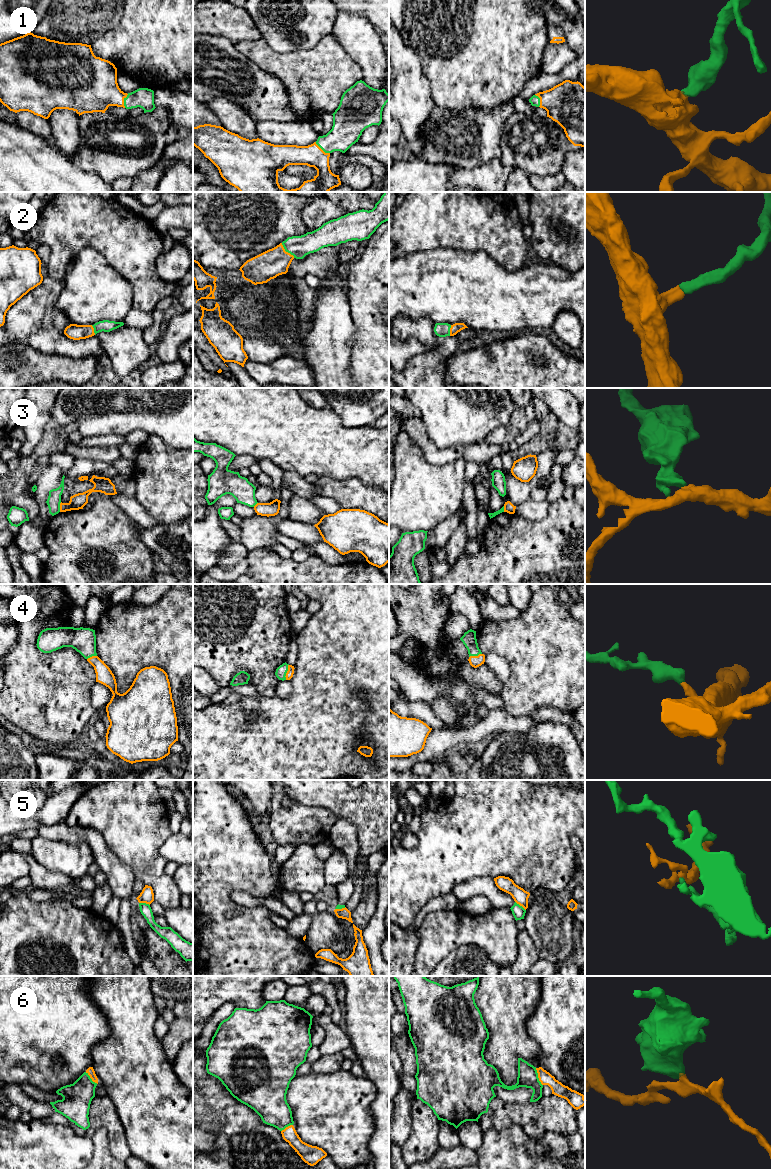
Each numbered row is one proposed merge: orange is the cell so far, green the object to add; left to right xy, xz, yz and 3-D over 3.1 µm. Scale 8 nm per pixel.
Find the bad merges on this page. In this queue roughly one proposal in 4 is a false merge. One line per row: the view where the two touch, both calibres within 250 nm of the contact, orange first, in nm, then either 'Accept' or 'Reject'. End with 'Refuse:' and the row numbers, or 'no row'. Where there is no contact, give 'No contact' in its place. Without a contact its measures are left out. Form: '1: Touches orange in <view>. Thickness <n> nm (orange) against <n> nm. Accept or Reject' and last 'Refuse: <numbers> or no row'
1: Touches orange in xz. Thickness 180 nm (orange) against 240 nm. Accept
2: Touches orange in xz. Thickness 220 nm (orange) against 180 nm. Accept
3: Touches orange in xy. Thickness 120 nm (orange) against 110 nm. Reject
4: Touches orange in xz. Thickness 60 nm (orange) against 90 nm. Accept
5: Touches orange in xy. Thickness 110 nm (orange) against 90 nm. Reject
6: Touches orange in yz. Thickness 110 nm (orange) against 160 nm. Reject
Refuse: 3, 5, 6

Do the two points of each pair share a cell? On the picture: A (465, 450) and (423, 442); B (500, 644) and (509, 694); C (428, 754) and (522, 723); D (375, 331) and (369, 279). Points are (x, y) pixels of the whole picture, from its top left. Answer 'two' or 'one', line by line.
A: one
B: one
C: one
D: one

